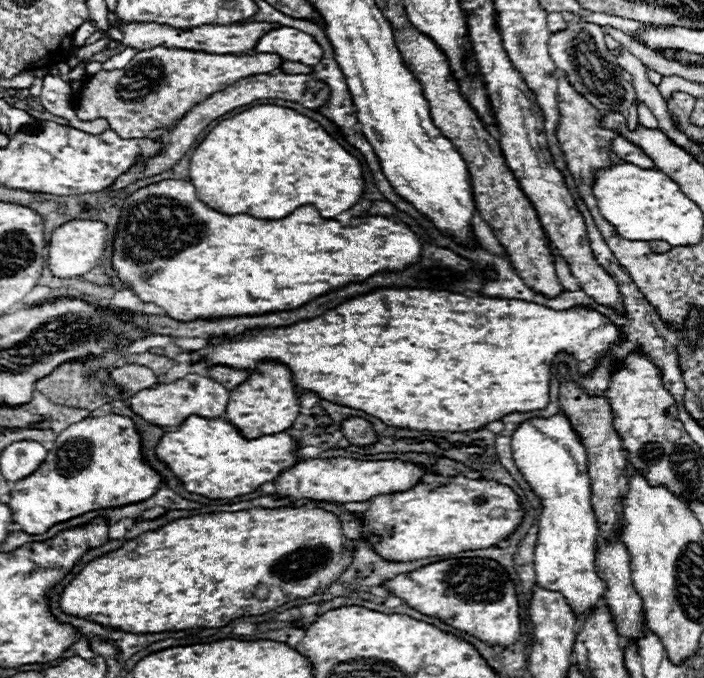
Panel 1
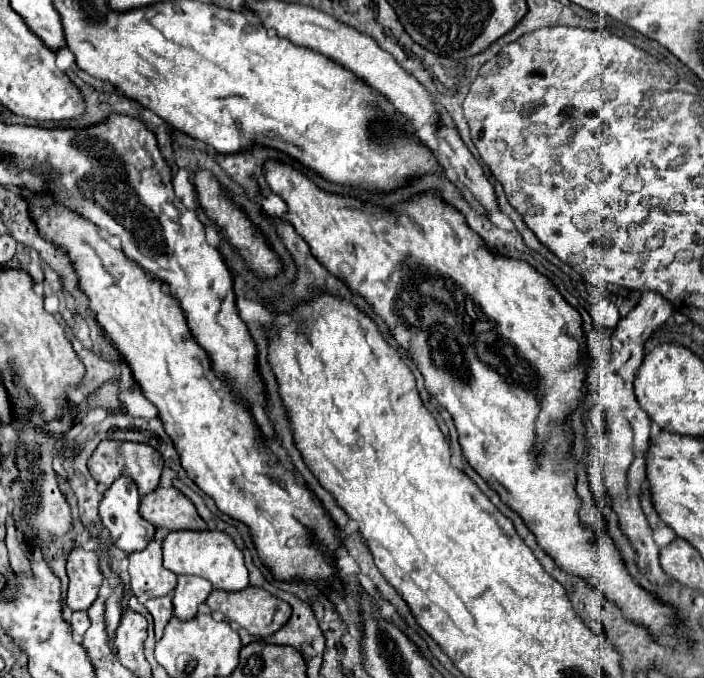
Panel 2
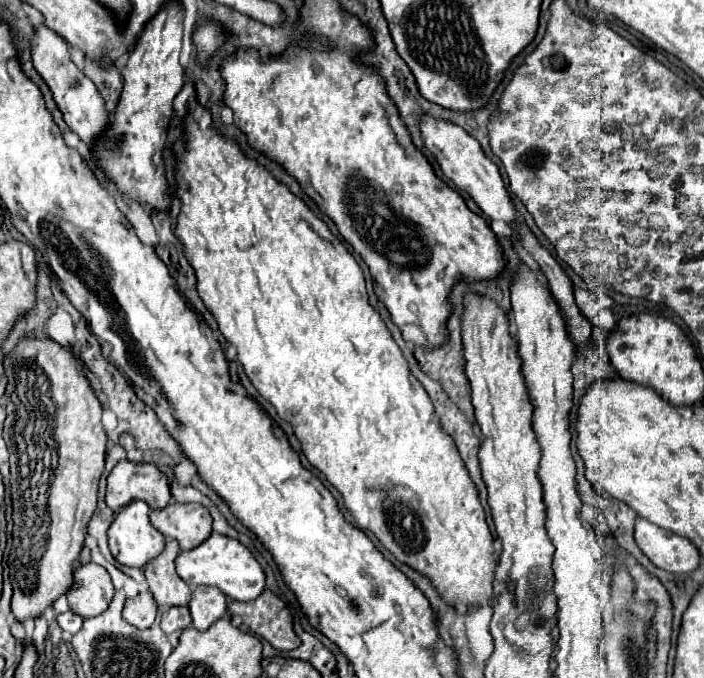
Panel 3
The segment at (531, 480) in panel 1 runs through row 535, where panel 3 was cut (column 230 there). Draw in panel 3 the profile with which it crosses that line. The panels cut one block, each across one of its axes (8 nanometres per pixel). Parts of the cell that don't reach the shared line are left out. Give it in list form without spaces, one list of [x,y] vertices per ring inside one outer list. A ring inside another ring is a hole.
[[[212,532],[208,540],[192,550],[184,550],[176,558],[176,572],[186,584],[206,584],[220,588],[230,600],[250,602],[264,590],[264,570],[252,552],[238,540]]]

